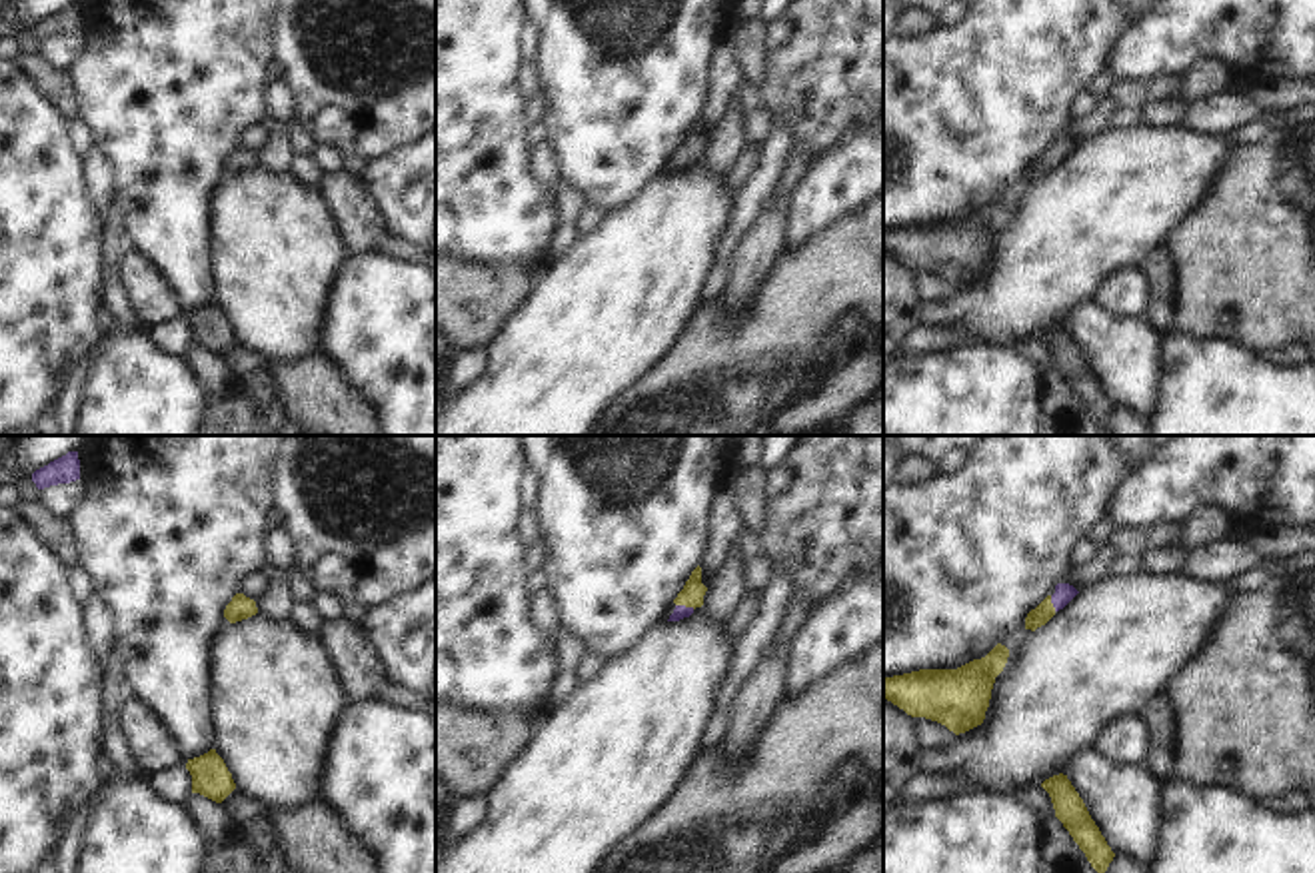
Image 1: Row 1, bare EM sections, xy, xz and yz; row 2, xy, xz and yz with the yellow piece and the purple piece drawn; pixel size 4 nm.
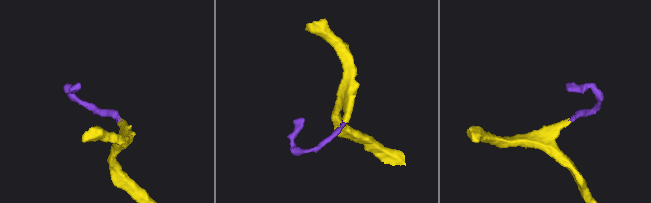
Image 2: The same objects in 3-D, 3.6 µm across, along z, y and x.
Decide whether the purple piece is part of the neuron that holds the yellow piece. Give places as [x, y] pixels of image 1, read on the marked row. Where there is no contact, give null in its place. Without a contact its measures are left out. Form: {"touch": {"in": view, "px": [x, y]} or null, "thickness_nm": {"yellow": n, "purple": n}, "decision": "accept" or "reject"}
{"touch": {"in": "xz", "px": [686, 606]}, "thickness_nm": {"yellow": 100, "purple": 60}, "decision": "accept"}

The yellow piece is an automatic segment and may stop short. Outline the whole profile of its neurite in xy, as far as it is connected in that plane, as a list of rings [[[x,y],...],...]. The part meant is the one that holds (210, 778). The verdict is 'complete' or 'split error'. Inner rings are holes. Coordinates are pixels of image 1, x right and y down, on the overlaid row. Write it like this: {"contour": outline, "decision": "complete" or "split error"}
{"contour": [[[216,749],[188,759],[186,769],[192,775],[192,793],[200,793],[216,803],[222,803],[236,789],[232,773]]], "decision": "complete"}

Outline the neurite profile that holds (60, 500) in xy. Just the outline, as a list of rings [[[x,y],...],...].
[[[80,479],[70,481],[70,483],[58,483],[40,489],[40,501],[42,505],[58,515],[58,517],[68,517],[72,509],[76,507],[78,499],[84,493],[84,483]]]

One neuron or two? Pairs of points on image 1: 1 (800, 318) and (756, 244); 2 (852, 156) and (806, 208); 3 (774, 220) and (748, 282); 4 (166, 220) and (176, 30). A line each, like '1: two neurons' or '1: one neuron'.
1: two neurons
2: one neuron
3: one neuron
4: one neuron

